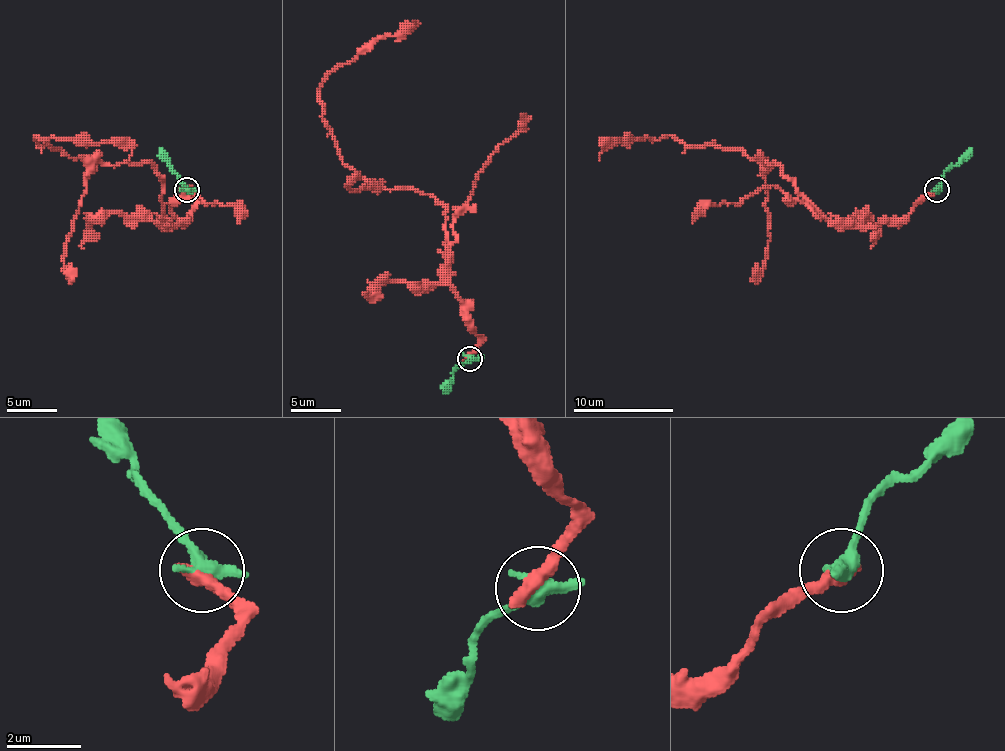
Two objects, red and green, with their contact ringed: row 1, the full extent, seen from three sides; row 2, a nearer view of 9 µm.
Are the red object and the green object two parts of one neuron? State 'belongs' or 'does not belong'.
does not belong

